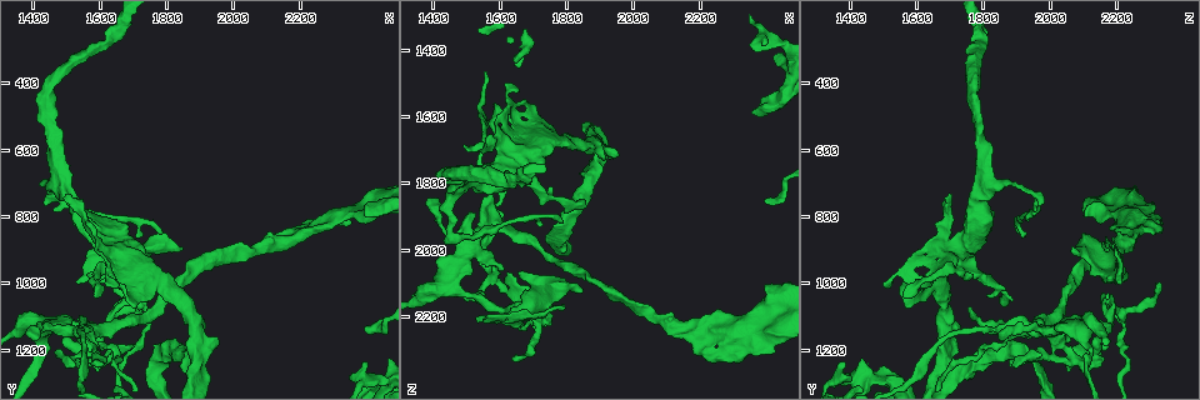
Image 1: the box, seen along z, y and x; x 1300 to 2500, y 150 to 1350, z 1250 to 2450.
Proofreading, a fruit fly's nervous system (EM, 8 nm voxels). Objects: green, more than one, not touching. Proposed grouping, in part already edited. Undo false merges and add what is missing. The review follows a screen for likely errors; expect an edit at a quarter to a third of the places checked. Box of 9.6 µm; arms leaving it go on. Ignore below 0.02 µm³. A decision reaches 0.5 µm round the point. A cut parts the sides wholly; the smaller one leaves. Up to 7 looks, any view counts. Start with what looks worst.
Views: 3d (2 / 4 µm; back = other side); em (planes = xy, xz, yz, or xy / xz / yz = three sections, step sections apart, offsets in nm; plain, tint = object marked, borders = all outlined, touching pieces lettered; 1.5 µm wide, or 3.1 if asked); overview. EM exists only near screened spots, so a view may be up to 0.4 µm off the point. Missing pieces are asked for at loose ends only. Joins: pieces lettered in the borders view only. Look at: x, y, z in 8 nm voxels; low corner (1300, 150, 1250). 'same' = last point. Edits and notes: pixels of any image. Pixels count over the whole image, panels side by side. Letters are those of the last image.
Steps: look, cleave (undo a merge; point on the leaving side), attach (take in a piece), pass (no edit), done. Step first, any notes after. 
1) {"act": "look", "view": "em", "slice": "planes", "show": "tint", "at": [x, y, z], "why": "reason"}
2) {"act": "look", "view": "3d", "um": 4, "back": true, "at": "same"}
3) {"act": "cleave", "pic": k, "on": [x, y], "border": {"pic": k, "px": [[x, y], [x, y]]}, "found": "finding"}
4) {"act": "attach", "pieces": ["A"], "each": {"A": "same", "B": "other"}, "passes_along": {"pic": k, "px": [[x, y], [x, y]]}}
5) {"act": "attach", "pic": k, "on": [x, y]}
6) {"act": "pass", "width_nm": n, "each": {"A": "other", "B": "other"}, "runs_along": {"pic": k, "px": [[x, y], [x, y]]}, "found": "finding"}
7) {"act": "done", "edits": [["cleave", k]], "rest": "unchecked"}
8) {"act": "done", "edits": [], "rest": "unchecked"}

{"act": "look", "view": "em", "slice": "xz", "step": 4, "show": "tint", "at": [1690, 1080, 2190], "why": "three arms meet"}

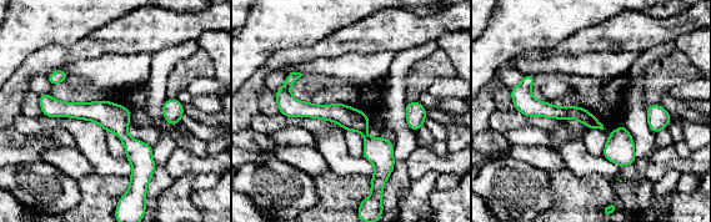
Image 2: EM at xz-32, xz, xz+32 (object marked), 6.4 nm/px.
{"act": "look", "view": "em", "slice": "planes", "show": "borders", "at": "same"}

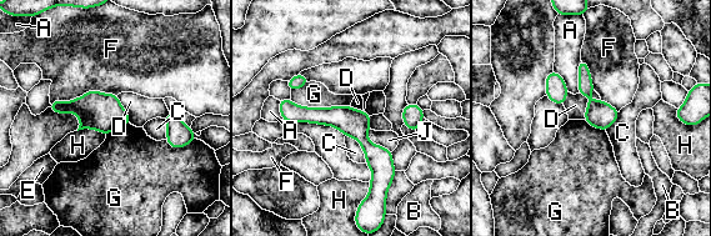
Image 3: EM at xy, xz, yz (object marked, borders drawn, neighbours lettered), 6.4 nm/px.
{"act": "pass", "each": {"A": "other", "B": "other", "C": "other", "D": "other", "E": "other", "F": "other", "G": "other", "H": "other", "J": "other"}, "border": {"pic": 3, "px": [[290, 100], [304, 106], [350, 108]]}, "found": "continuous, no second neuron"}

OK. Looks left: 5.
{"act": "look", "view": "3d", "um": 4, "at": [1620, 940, 1580], "why": "touches itself"}

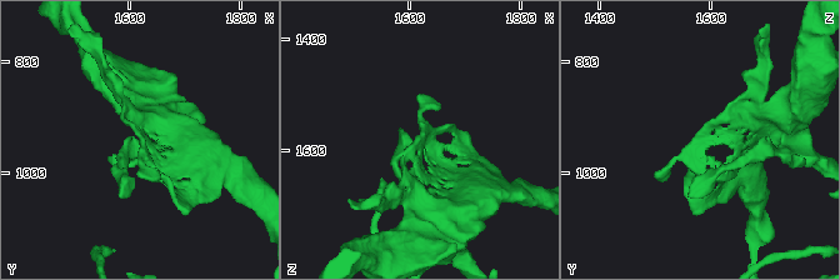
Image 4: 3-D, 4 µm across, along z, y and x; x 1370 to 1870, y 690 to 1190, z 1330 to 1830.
{"act": "look", "view": "em", "slice": "planes", "show": "borders", "at": [1625, 930, 1580], "why": "need the tissue"}

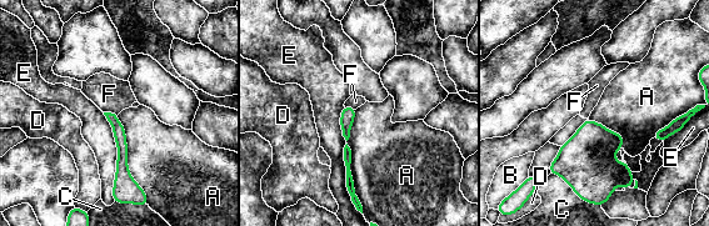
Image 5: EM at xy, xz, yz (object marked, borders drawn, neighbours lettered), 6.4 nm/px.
{"act": "pass", "each": {"A": "other", "B": "other", "C": "other", "D": "other", "E": "other", "F": "other"}, "border": {"pic": 5, "px": [[355, 109], [346, 145], [360, 201]]}, "found": "one neuron here"}

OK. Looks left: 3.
{"act": "look", "view": "em", "slice": "planes", "show": "borders", "at": [1580, 1230, 2090], "why": "narrows sharply"}

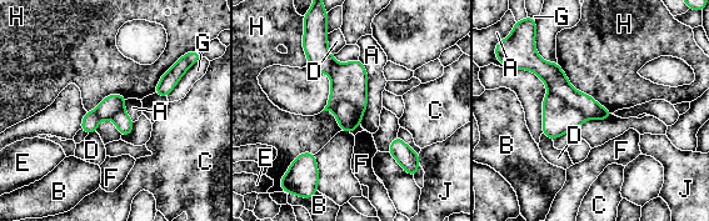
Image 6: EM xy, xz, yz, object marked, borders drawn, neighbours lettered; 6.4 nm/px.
{"act": "pass", "width_nm": 150, "each": {"A": "other", "B": "other", "C": "other", "D": "other", "E": "other", "F": "other", "G": "other", "H": "other", "J": "other"}, "border": {"pic": 6, "px": [[557, 63], [577, 90], [613, 112]]}, "found": "one neuron here"}

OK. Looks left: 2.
{"act": "done", "edits": [], "rest": "unchecked"}

